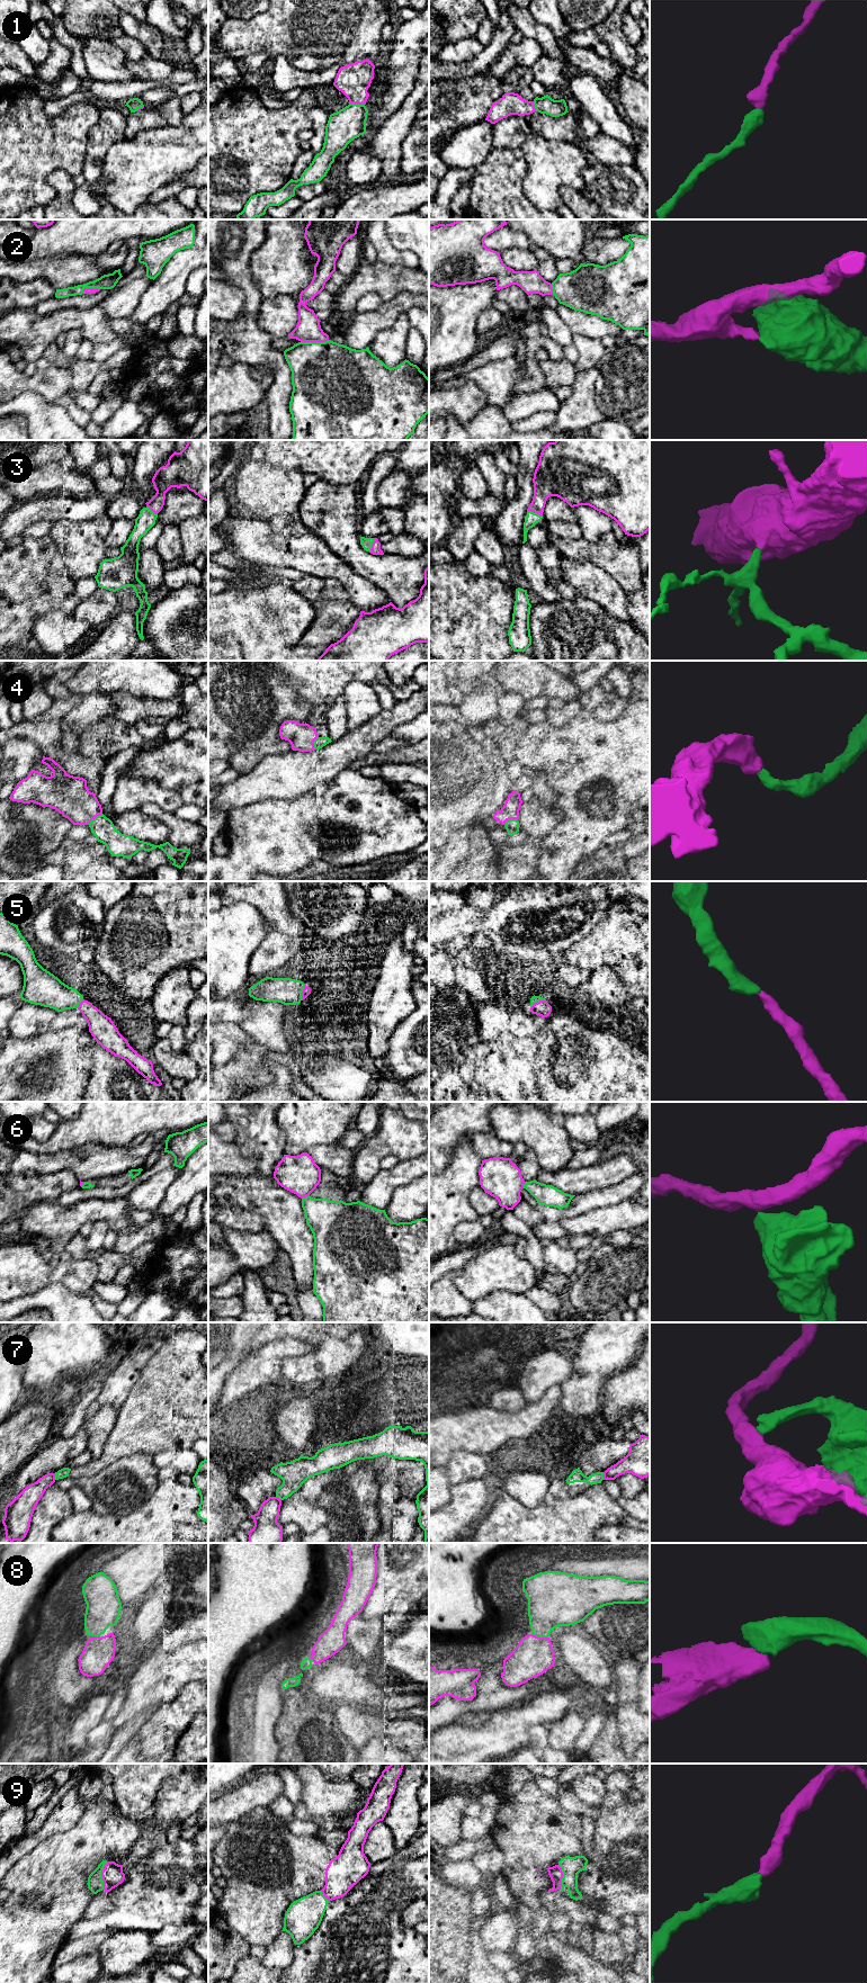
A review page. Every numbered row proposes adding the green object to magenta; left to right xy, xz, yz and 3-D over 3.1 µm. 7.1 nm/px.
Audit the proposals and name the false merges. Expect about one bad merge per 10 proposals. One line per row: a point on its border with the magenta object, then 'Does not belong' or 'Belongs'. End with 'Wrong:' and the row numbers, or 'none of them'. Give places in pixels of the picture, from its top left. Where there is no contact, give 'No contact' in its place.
1: Touches magenta at xz (357, 104). Belongs
2: Touches magenta at xz (314, 341). Belongs
3: Touches magenta at yz (535, 512). Belongs
4: Touches magenta at xy (95, 817). Belongs
5: Touches magenta at xz (302, 993). Belongs
6: Touches magenta at xz (305, 1196). Does not belong
7: Touches magenta at yz (604, 1475). Does not belong
8: Touches magenta at yz (539, 1636). Belongs
9: Touches magenta at xy (101, 1875). Belongs
Wrong: 6, 7

